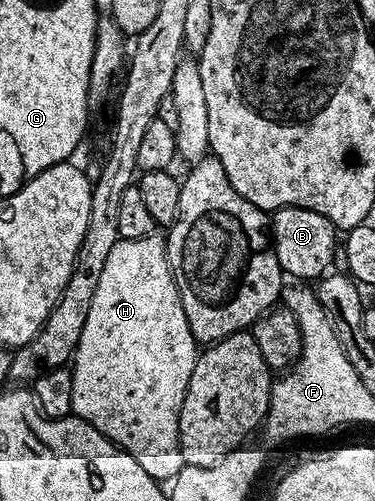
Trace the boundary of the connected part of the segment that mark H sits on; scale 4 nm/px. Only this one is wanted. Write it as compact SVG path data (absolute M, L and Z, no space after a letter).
M156 232L144 238L120 238L105 260L97 292L93 292L89 320L85 320L85 328L81 328L81 340L70 367L73 376L72 415L84 418L120 450L131 454L156 482L170 483L185 465L179 447L179 417L196 357L197 343L189 328L189 320L185 320L185 308L167 259L166 237Z

